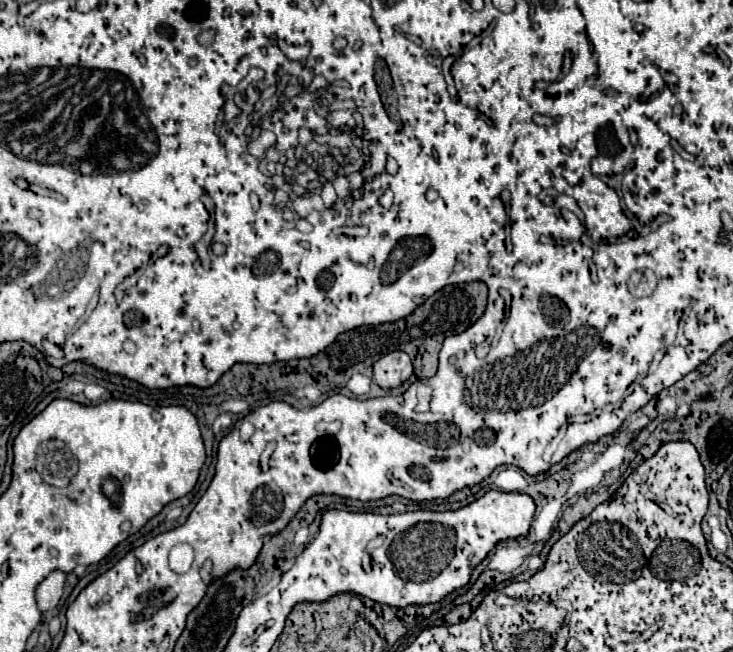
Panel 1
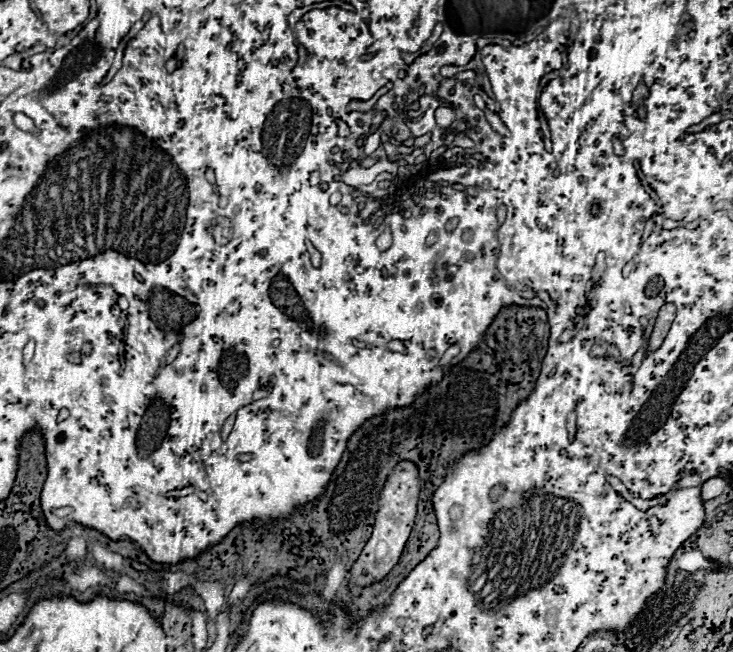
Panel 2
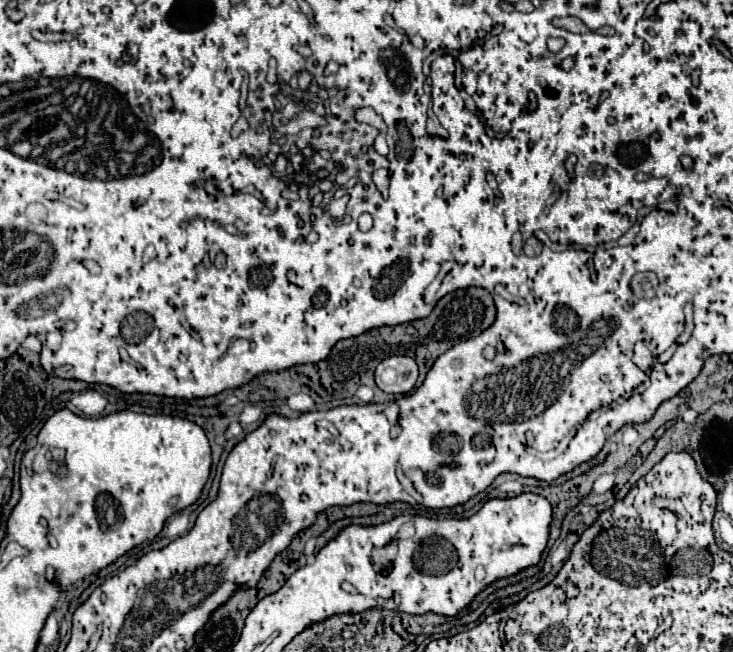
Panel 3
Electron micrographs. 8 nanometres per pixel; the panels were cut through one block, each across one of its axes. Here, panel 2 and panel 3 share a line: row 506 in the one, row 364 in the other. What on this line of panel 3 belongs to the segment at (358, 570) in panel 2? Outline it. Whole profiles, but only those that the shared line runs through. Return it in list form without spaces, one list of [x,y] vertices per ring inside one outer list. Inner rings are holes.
[[[410,356],[384,358],[374,372],[376,386],[388,394],[406,394],[418,380],[418,366]]]

